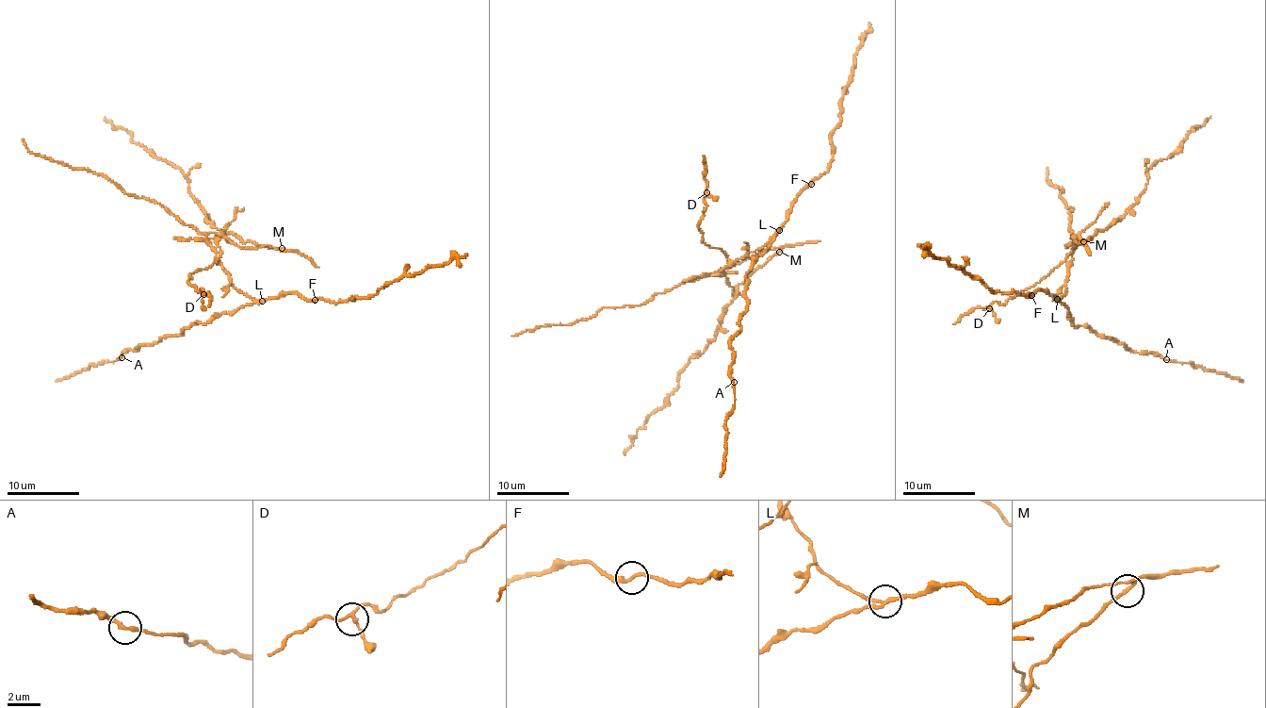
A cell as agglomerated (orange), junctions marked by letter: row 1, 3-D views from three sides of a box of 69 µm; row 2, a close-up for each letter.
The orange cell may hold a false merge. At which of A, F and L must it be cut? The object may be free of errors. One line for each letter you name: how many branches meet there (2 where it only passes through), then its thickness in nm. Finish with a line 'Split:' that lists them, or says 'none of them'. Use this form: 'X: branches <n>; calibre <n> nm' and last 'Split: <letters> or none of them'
L: branches 3; calibre 200 nm
Split: L

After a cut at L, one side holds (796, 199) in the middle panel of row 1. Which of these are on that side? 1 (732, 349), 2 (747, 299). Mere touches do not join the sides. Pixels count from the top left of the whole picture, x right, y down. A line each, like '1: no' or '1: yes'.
1: yes
2: yes

